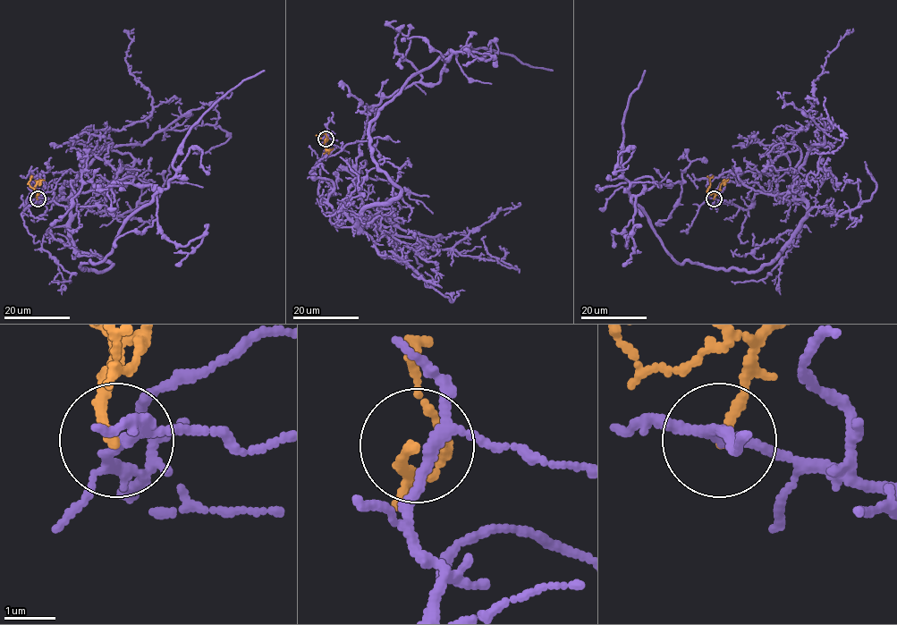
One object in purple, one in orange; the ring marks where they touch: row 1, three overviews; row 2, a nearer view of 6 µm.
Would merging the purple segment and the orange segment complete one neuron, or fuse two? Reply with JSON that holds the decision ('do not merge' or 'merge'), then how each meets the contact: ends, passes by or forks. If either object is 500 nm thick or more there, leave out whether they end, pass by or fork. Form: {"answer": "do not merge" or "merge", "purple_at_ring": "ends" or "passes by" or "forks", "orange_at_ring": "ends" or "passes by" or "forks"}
{"answer": "do not merge", "purple_at_ring": "forks", "orange_at_ring": "ends"}

